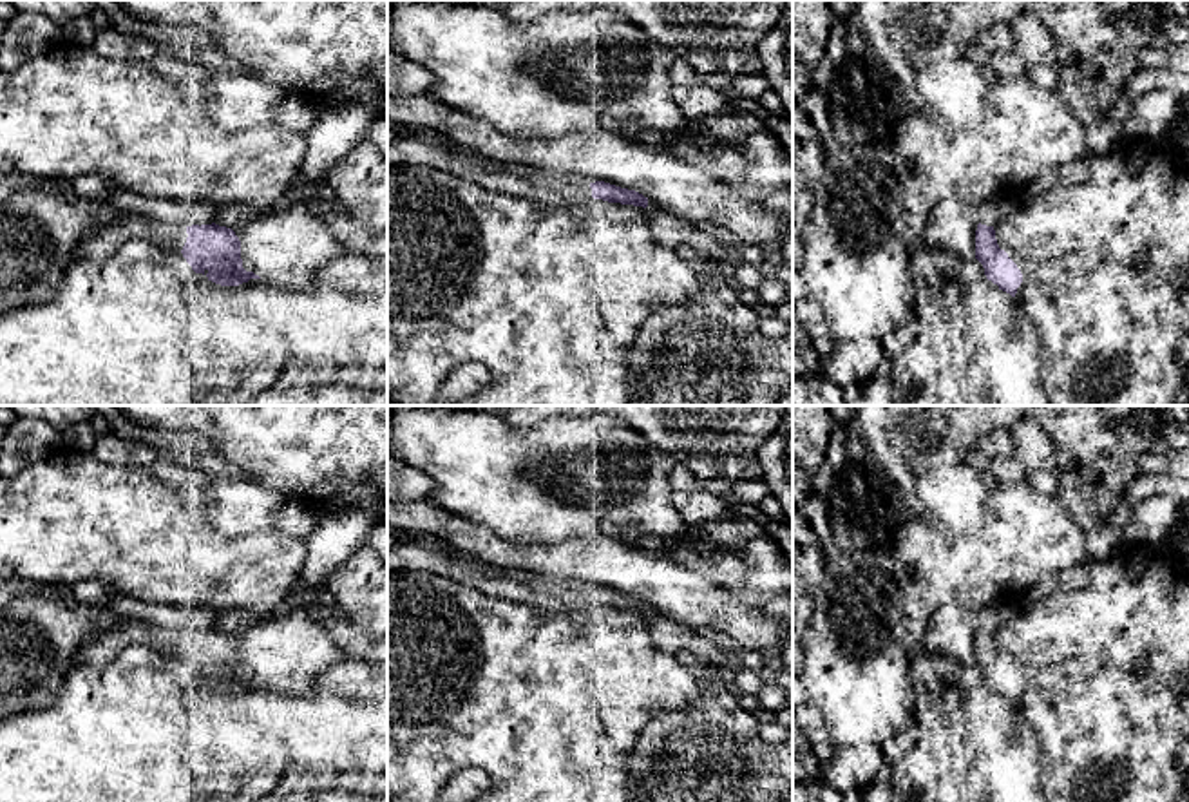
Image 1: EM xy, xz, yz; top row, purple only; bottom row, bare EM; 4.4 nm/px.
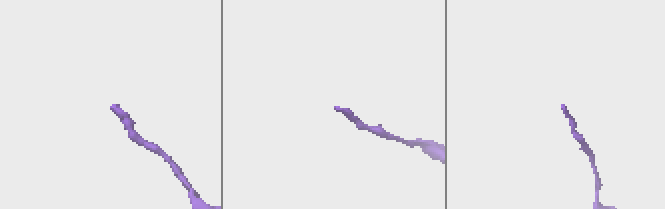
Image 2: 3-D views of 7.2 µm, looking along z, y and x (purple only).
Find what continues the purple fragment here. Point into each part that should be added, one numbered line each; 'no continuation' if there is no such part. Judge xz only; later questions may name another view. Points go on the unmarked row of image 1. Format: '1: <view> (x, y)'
1: xz (543, 592)

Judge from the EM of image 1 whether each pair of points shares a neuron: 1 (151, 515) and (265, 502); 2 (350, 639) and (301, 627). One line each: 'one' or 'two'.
1: two
2: two

